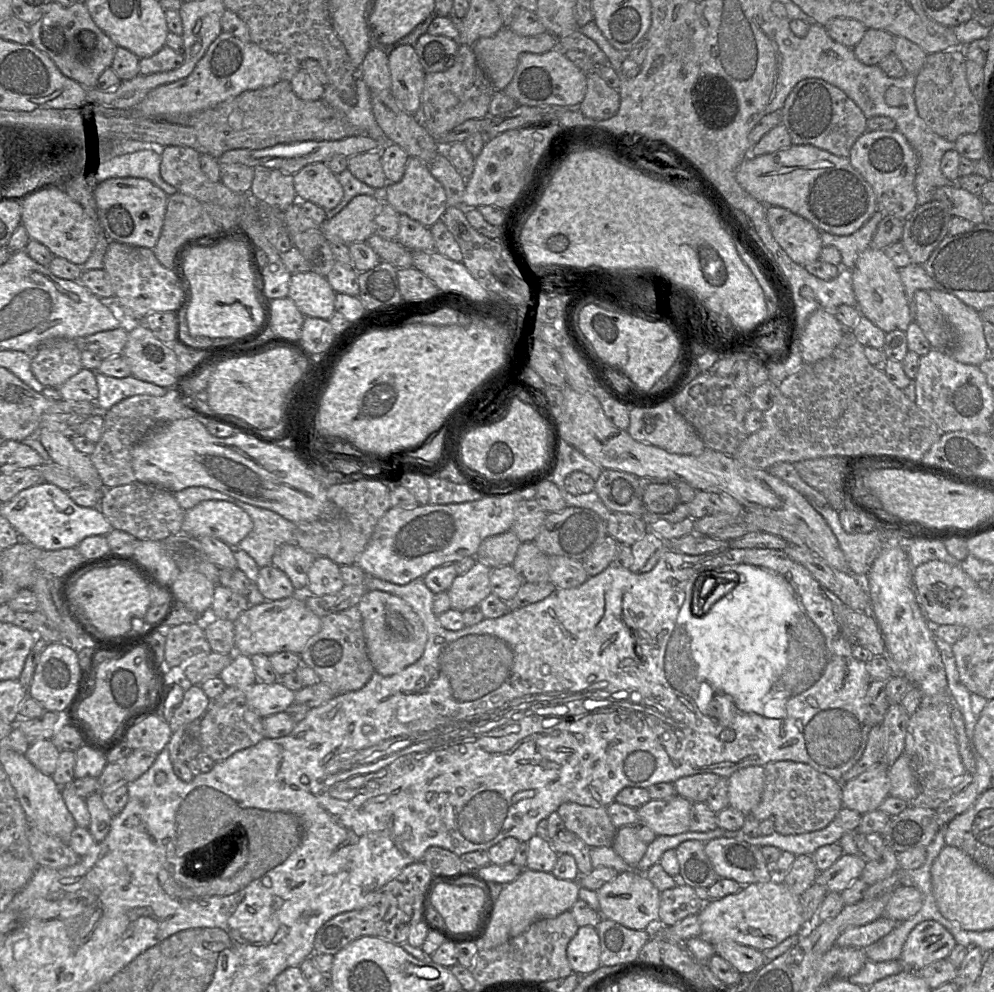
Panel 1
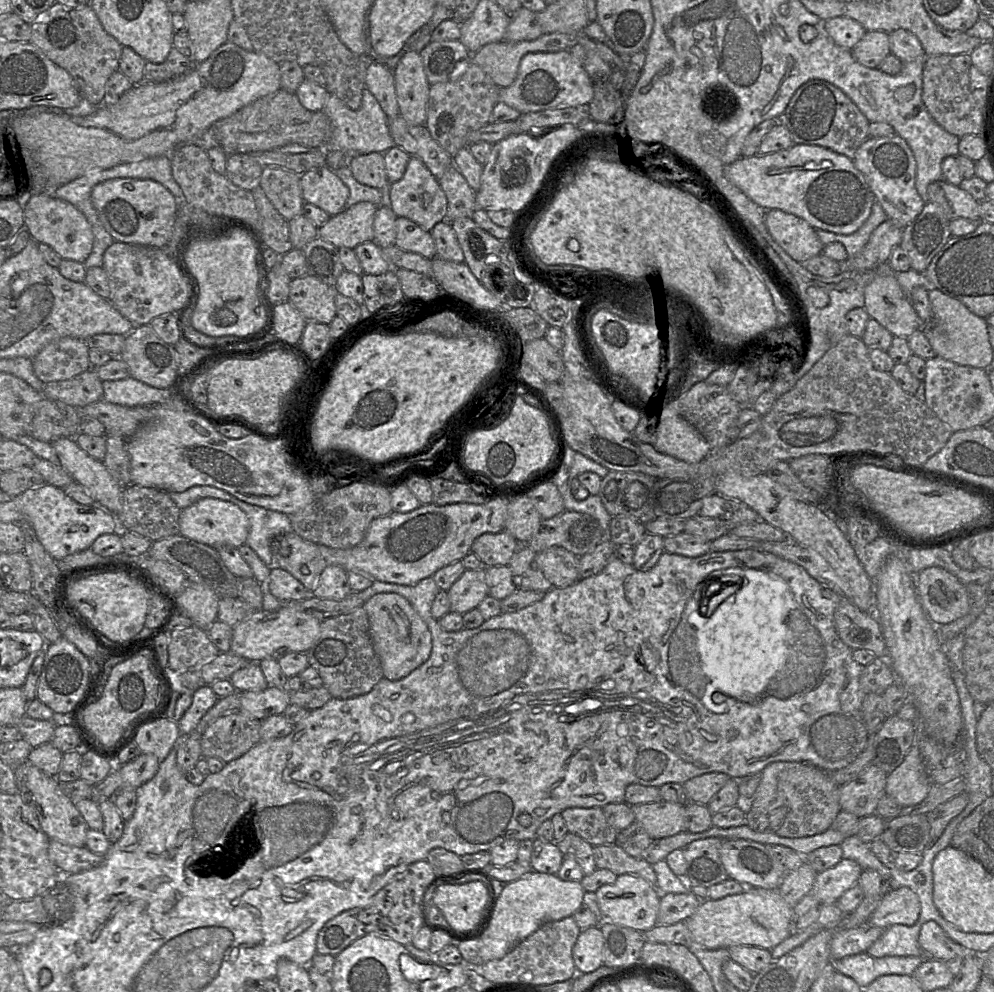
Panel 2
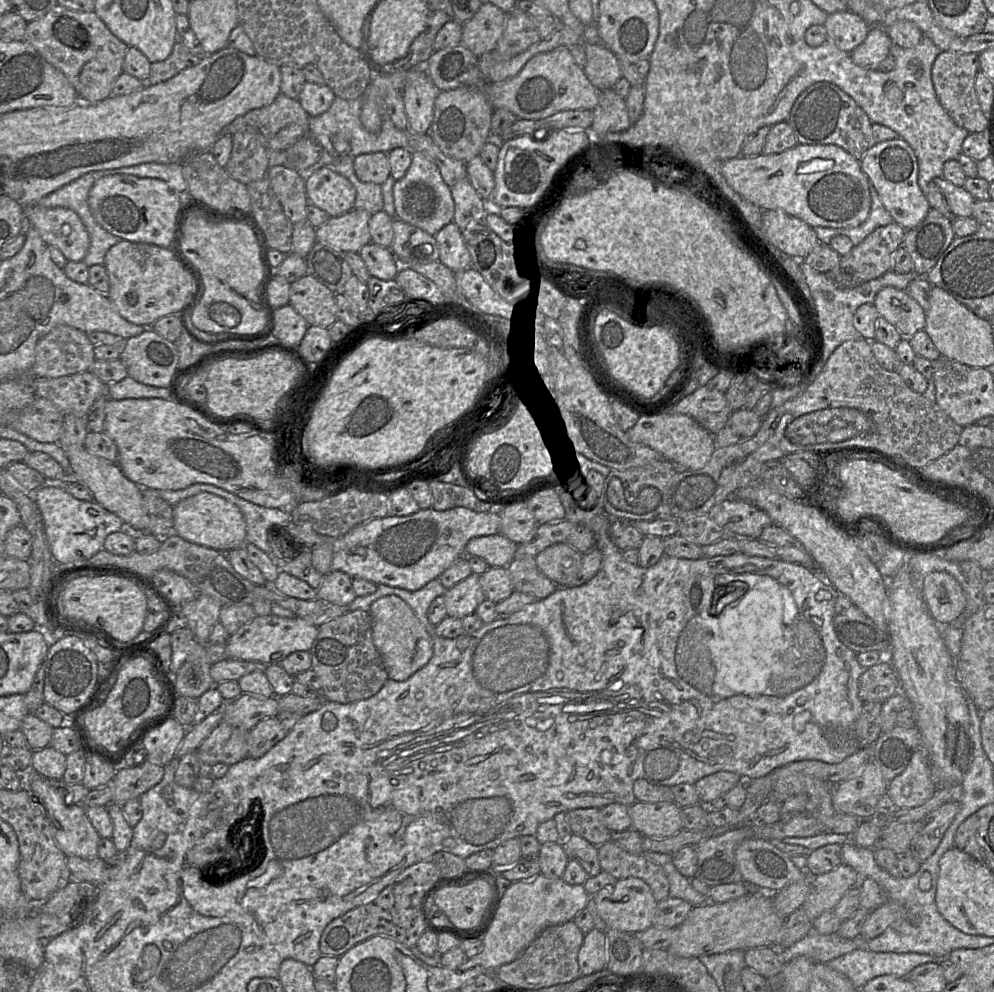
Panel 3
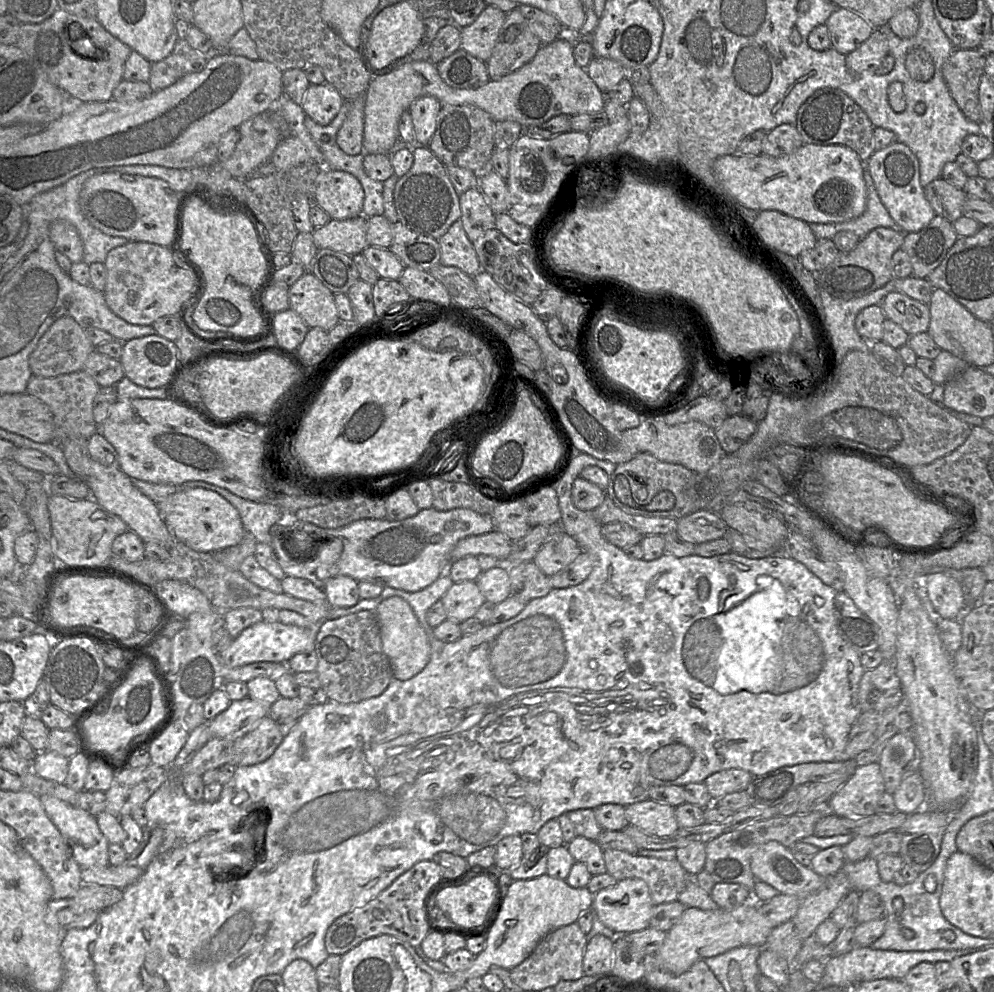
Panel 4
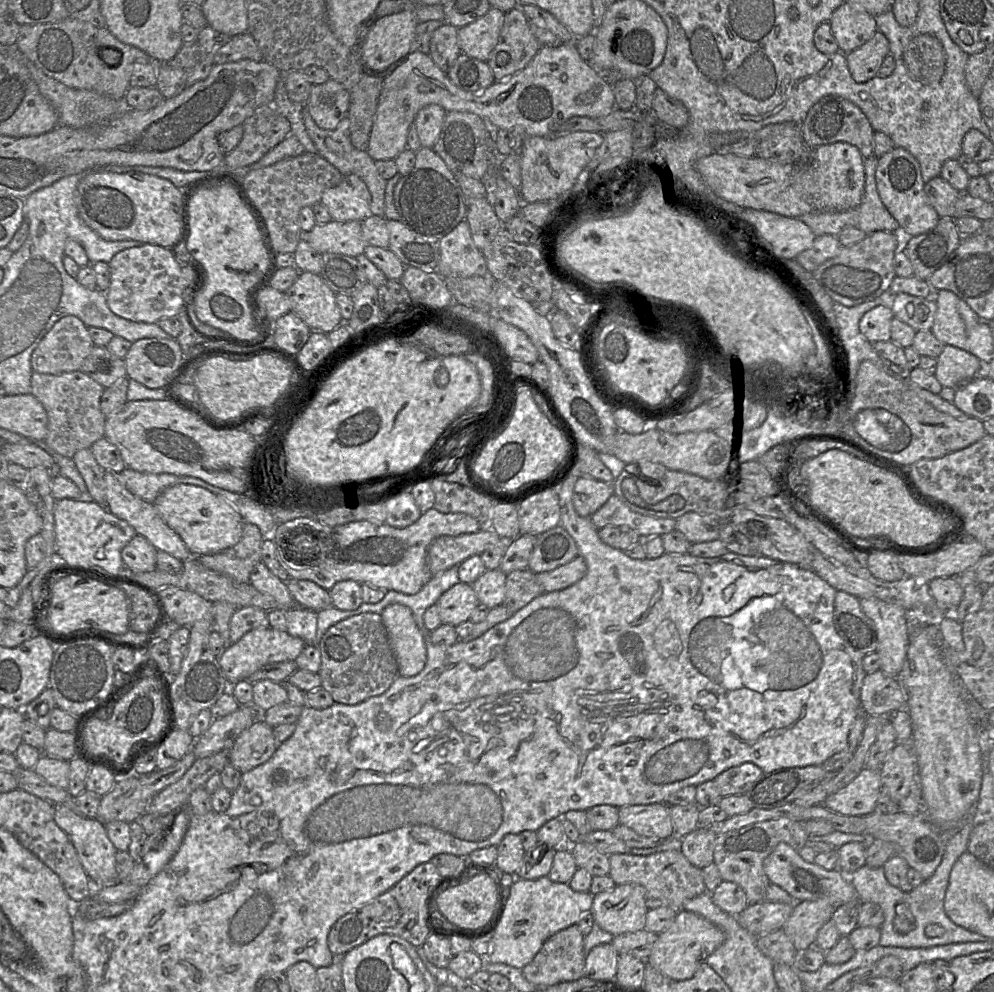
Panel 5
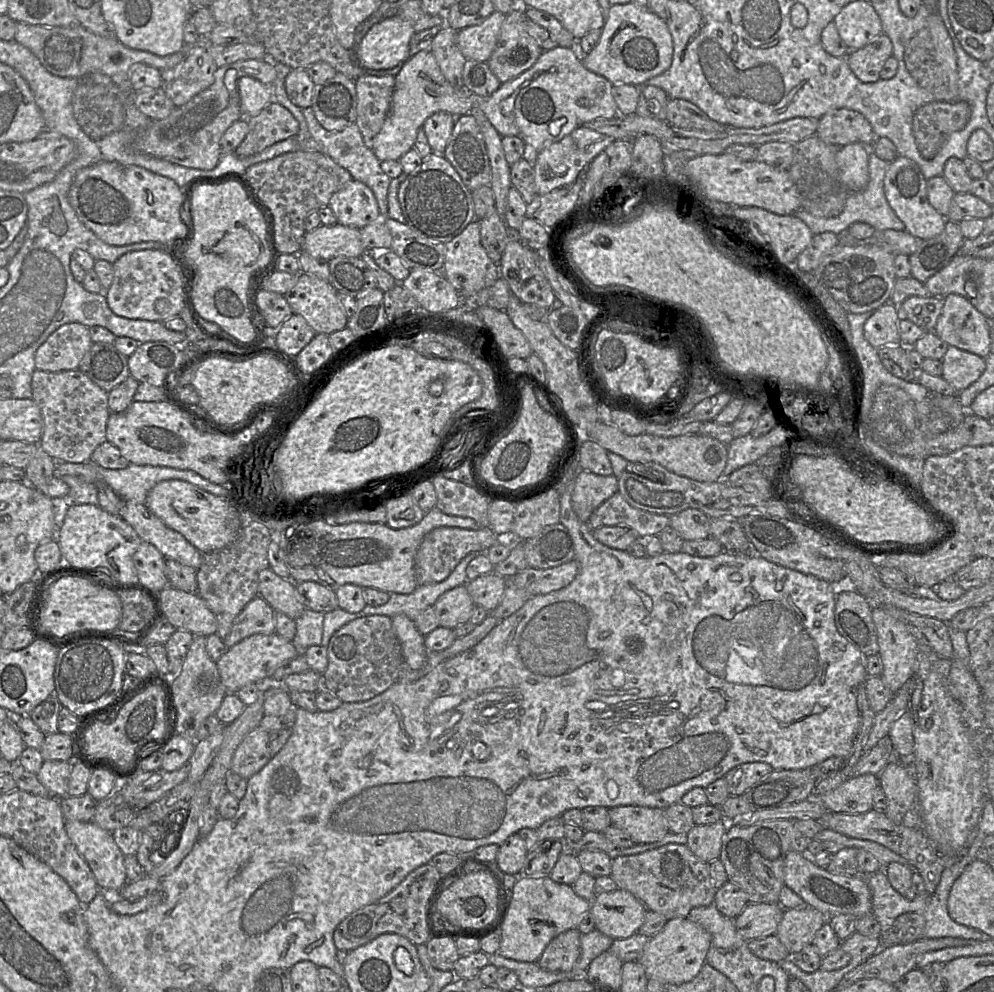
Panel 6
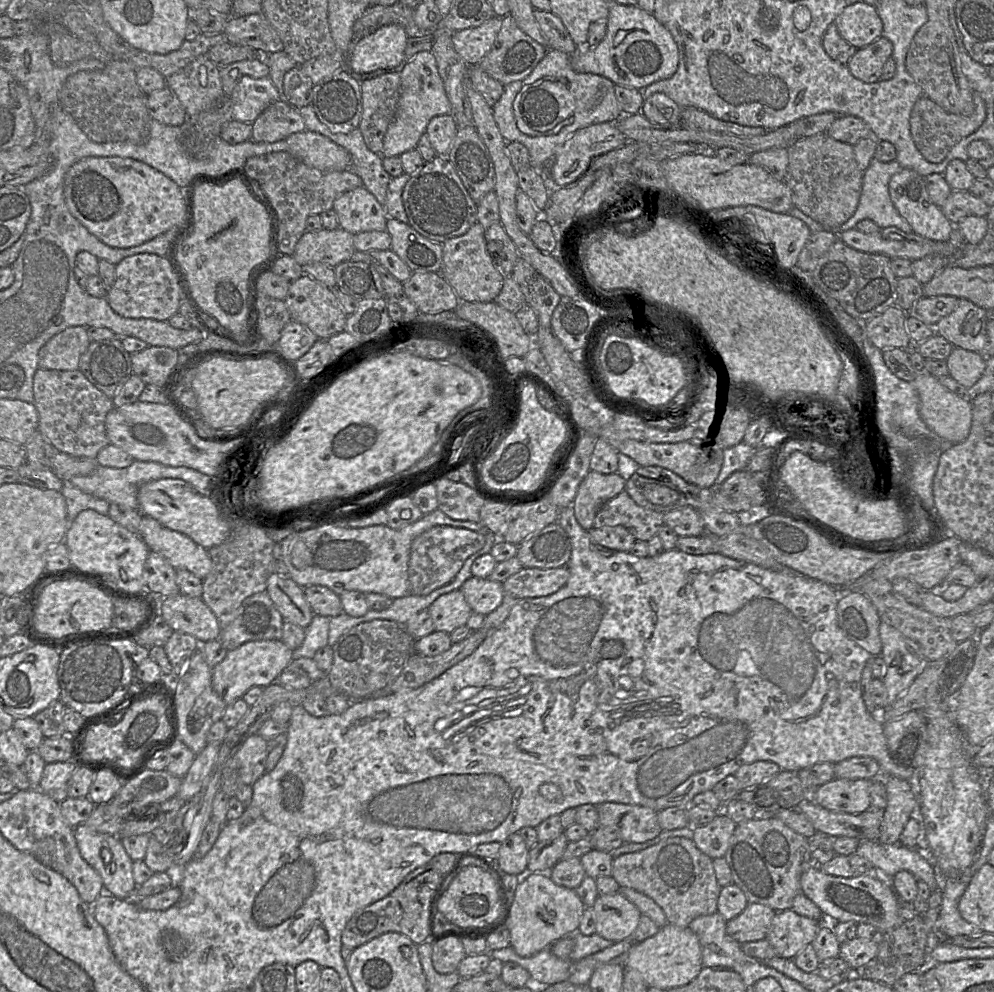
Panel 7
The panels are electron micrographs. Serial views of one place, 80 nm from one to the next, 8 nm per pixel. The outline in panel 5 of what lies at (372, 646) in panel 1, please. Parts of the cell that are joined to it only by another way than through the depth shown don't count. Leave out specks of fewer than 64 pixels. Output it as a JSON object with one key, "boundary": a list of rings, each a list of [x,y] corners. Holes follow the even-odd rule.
{"boundary":[[[393,603],[383,609],[381,617],[396,657],[399,676],[416,676],[426,665],[427,651],[412,611],[403,604]]]}

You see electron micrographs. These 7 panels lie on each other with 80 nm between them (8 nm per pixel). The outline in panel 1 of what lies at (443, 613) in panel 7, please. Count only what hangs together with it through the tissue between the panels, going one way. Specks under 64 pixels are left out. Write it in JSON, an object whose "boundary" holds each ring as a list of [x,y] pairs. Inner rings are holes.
{"boundary":[[[476,562],[463,575],[457,575],[447,593],[451,608],[460,611],[475,607],[492,593],[490,583],[490,569],[488,566]]]}

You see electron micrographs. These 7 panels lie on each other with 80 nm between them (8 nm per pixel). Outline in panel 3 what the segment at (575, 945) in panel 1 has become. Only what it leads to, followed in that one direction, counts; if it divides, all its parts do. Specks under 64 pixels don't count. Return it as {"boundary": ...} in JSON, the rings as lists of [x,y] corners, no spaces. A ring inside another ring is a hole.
{"boundary":[[[593,928],[585,933],[578,952],[581,975],[590,975],[606,967],[608,963],[608,939],[606,931]]]}

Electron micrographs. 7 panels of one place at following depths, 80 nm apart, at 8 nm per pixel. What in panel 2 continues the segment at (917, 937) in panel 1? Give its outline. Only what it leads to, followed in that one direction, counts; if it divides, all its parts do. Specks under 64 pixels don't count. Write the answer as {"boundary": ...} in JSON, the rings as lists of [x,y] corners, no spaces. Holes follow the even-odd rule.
{"boundary":[[[927,921],[921,926],[918,942],[925,959],[947,961],[957,957],[964,959],[971,954],[976,954],[953,941],[934,921]]]}

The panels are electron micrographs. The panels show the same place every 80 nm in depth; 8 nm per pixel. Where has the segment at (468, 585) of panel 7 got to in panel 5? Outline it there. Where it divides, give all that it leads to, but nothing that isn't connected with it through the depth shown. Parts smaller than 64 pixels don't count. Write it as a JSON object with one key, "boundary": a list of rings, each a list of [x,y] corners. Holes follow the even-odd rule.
{"boundary":[[[487,569],[471,584],[480,603],[489,609],[501,605],[506,594],[507,575],[499,569]]]}

